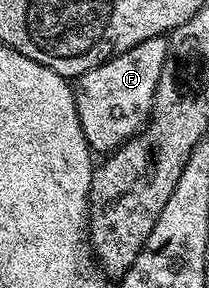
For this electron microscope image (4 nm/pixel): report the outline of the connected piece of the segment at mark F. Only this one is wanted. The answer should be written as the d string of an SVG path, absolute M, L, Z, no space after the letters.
M166 37L150 38L120 54L114 54L108 62L79 75L74 83L75 107L85 132L85 140L96 155L106 156L120 150L147 125L155 103L159 77L169 57Z

